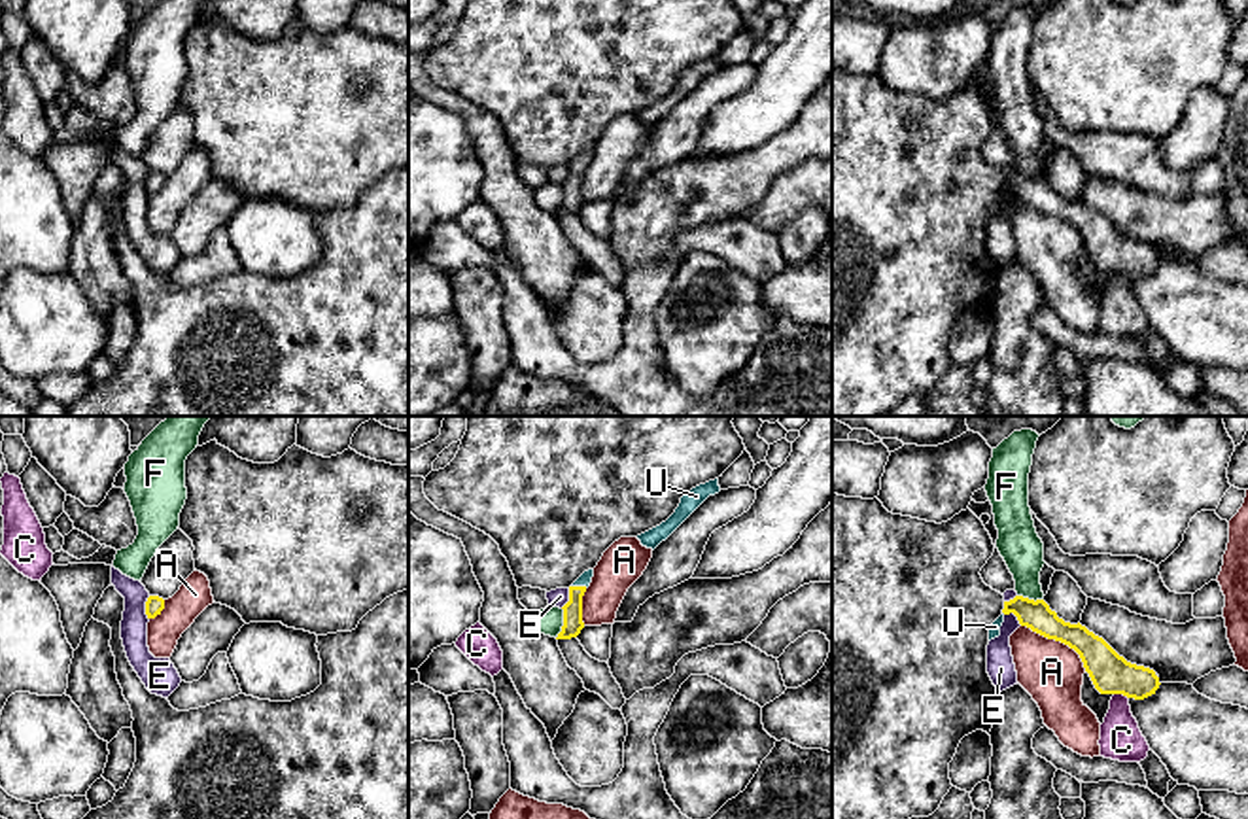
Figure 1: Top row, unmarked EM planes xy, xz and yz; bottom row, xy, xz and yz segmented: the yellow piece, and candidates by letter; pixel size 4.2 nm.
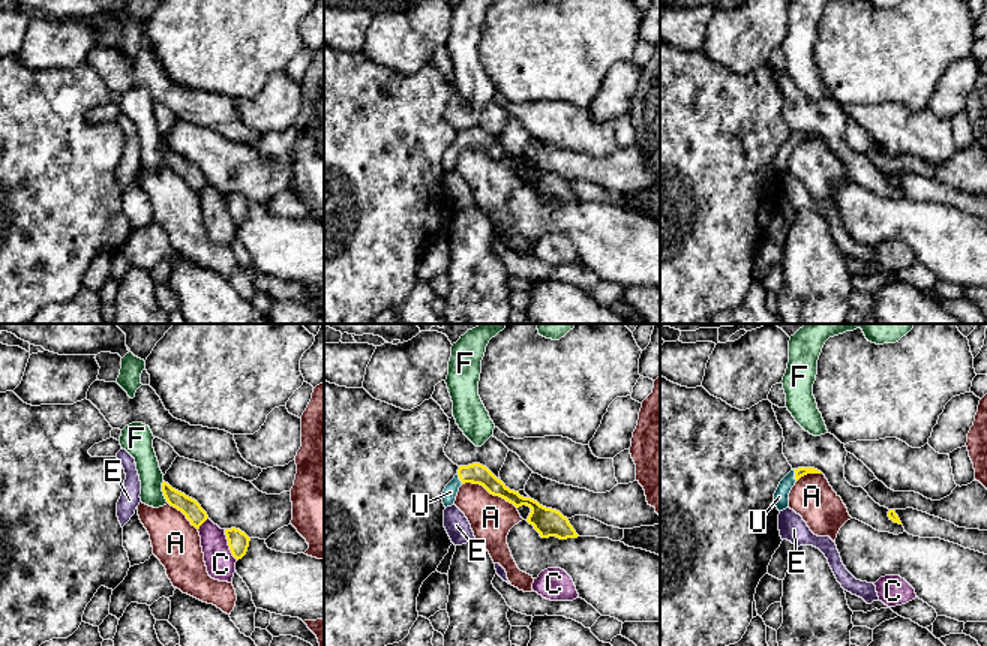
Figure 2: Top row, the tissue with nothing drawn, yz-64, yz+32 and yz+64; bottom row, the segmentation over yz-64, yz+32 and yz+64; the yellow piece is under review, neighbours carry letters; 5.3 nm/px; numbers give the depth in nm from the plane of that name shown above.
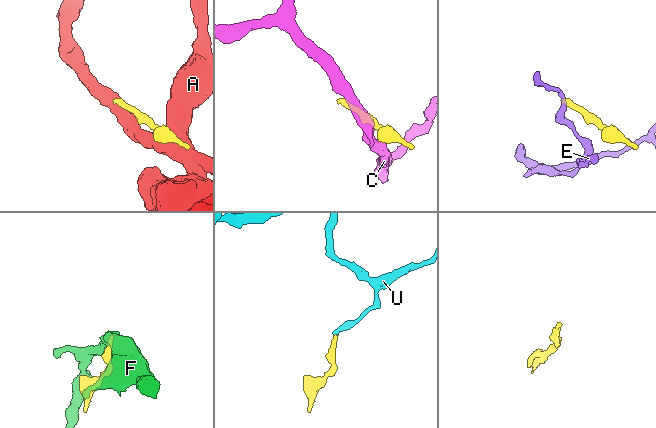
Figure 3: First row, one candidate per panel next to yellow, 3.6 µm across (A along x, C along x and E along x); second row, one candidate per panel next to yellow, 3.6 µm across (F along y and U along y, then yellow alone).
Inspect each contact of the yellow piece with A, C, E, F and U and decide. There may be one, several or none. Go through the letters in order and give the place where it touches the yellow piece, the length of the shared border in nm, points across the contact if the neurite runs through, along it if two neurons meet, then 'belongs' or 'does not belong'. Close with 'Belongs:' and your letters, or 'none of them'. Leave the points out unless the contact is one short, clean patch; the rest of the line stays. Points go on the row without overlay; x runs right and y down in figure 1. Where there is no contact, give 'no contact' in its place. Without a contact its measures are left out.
A: meets yellow in yz at (1057, 216); contact 340 nm long; does not belong
C: meets yellow in yz at (1122, 269); contact 70 nm long; border along yz (1114, 269), (1122, 269), (1127, 275); does not belong
E: meets yellow in xy at (146, 184); contact 100 nm long; border along xy (150, 173), (146, 178), (148, 195); does not belong
F: meets yellow in xz at (564, 199); contact 140 nm long; border along xz (562, 184), (562, 207), (556, 214); does not belong
U: meets yellow in xz at (579, 163); contact 70 nm long; runs through xz (573, 199), (579, 163), (585, 156); belongs
Belongs: U

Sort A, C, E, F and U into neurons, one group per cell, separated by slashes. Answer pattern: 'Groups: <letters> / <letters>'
Groups: A / C / E / F / U

